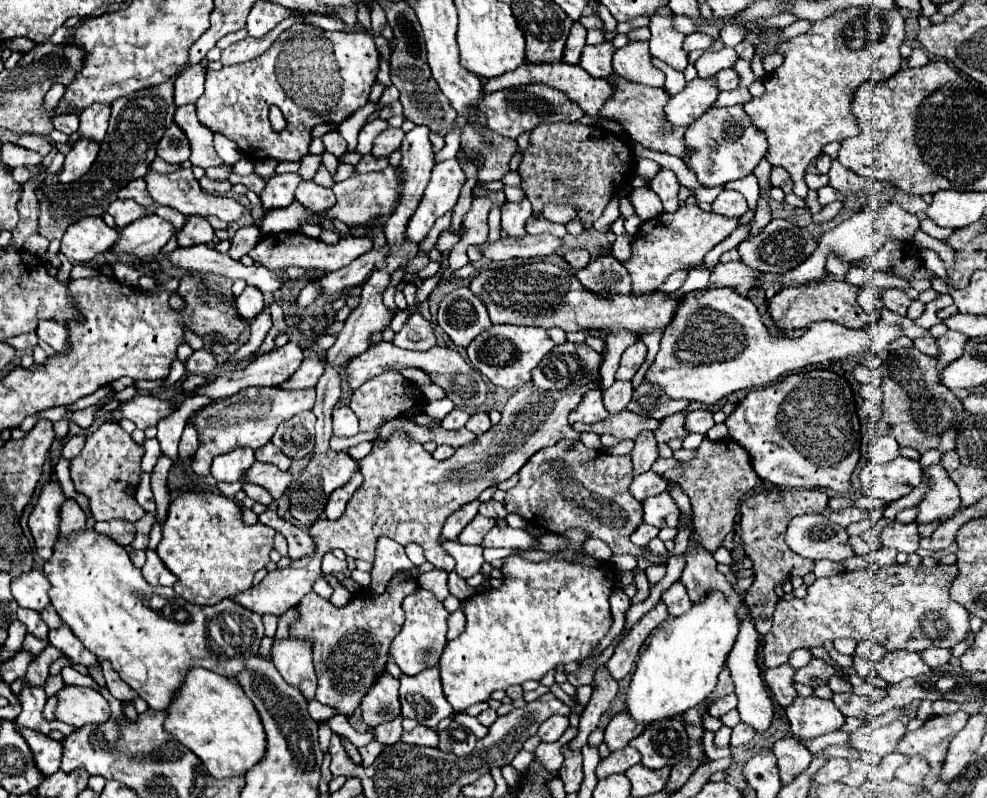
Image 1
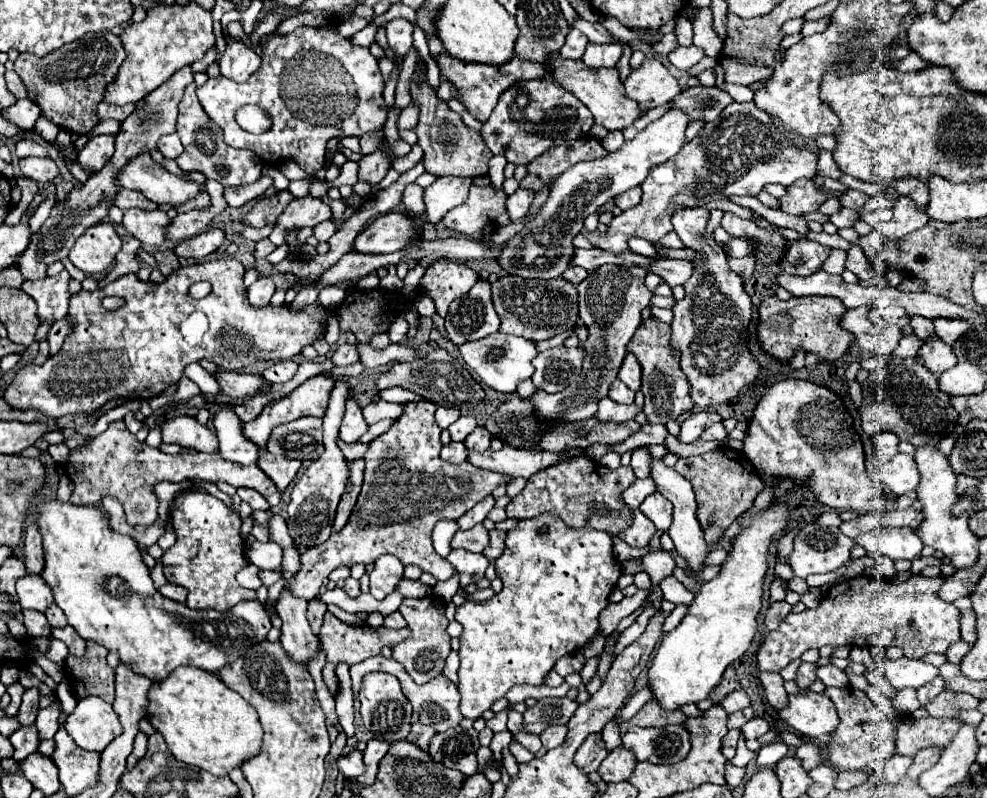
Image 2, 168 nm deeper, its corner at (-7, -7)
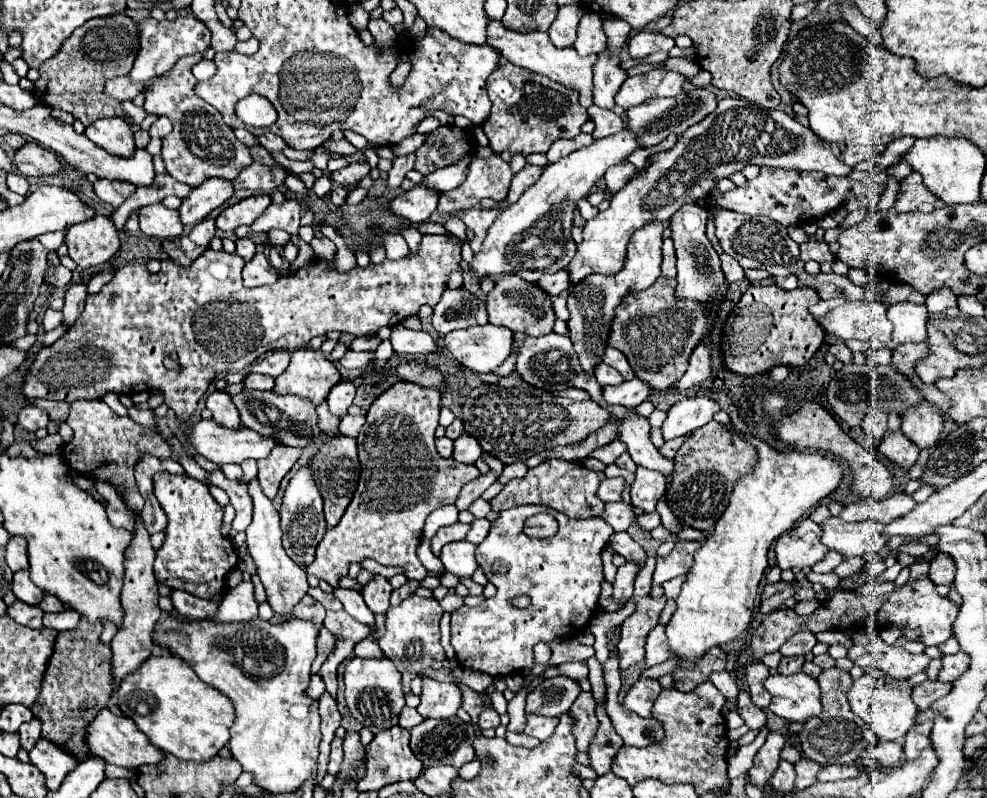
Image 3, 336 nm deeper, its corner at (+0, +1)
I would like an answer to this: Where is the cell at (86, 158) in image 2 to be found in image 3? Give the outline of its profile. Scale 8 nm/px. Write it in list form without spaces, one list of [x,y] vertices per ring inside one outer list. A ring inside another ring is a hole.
[[[120,117],[114,119],[98,119],[86,127],[86,137],[94,141],[98,147],[106,149],[110,155],[128,157],[134,153],[134,133],[130,131],[128,123]]]

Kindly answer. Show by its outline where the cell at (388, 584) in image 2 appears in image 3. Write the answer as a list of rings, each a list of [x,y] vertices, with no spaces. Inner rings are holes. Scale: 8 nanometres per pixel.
[[[374,575],[372,581],[368,581],[362,587],[362,597],[364,597],[368,609],[372,613],[380,613],[380,615],[384,615],[388,611],[390,593],[392,593],[392,587],[390,587],[388,579],[382,575]]]

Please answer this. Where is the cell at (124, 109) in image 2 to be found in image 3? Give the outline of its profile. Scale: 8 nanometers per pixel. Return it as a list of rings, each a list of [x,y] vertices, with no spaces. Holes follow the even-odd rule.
[[[116,77],[106,83],[104,93],[118,101],[132,101],[138,93],[142,93],[142,89],[144,89],[144,85],[134,85],[128,81],[128,77]]]

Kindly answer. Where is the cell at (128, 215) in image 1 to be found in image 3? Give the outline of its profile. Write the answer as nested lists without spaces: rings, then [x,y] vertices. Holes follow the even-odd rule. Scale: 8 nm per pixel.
[[[162,203],[140,207],[136,213],[140,219],[140,231],[148,237],[168,239],[184,231],[184,225],[178,221],[178,213],[166,209]]]

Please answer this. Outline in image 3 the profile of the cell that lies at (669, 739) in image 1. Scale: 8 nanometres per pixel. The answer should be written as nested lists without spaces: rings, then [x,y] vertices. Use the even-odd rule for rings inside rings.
[[[608,693],[606,699],[606,713],[612,719],[616,733],[624,739],[626,745],[650,747],[664,739],[664,725],[658,719],[644,719],[636,713],[622,709],[622,705],[618,703],[618,693]]]

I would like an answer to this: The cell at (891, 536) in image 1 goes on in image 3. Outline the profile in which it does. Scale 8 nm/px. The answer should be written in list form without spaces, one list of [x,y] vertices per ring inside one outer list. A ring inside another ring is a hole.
[[[830,517],[828,521],[822,523],[822,529],[824,529],[822,543],[828,549],[844,553],[844,557],[878,553],[882,545],[886,545],[888,541],[884,525],[878,521],[846,523],[838,517]]]

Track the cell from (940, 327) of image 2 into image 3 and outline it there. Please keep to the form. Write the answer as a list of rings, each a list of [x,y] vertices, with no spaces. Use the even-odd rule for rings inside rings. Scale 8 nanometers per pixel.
[[[914,303],[892,305],[888,307],[888,319],[894,323],[894,333],[892,333],[894,341],[908,343],[908,341],[924,341],[928,337],[926,305],[914,305]]]

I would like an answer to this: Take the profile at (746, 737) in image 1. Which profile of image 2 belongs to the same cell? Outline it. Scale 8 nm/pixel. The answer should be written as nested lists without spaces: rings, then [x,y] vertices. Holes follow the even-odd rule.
[[[761,717],[751,719],[751,721],[743,727],[745,739],[757,739],[757,737],[761,737],[761,735],[767,733],[767,731],[769,731],[769,723],[767,723],[765,719],[761,719]]]

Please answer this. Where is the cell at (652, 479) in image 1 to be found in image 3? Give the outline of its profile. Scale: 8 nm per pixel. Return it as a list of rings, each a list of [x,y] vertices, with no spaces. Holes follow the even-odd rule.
[[[614,477],[602,481],[602,487],[598,489],[598,497],[602,497],[602,501],[606,503],[622,501],[622,491],[624,491],[624,477]]]

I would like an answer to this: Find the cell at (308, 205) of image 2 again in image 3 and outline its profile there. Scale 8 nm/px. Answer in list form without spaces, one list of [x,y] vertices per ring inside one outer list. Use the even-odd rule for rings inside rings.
[[[286,199],[284,203],[272,203],[266,213],[262,213],[262,217],[258,217],[258,221],[254,221],[250,225],[252,231],[260,231],[266,233],[270,229],[284,229],[290,235],[294,235],[300,227],[300,217],[306,209],[304,201],[298,199]]]

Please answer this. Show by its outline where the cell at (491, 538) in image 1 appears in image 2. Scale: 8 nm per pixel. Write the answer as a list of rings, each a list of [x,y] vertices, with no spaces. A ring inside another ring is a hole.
[[[493,529],[489,531],[489,545],[483,549],[483,555],[489,561],[495,561],[503,553],[503,547],[505,547],[505,533],[499,529]]]

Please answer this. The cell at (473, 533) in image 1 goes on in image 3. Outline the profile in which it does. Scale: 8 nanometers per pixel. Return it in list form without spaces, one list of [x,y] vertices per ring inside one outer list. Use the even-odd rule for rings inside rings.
[[[454,523],[454,525],[438,529],[438,533],[432,537],[432,551],[436,555],[440,555],[440,549],[446,543],[450,543],[450,541],[462,541],[468,531],[470,531],[470,525],[464,525],[464,523]]]

